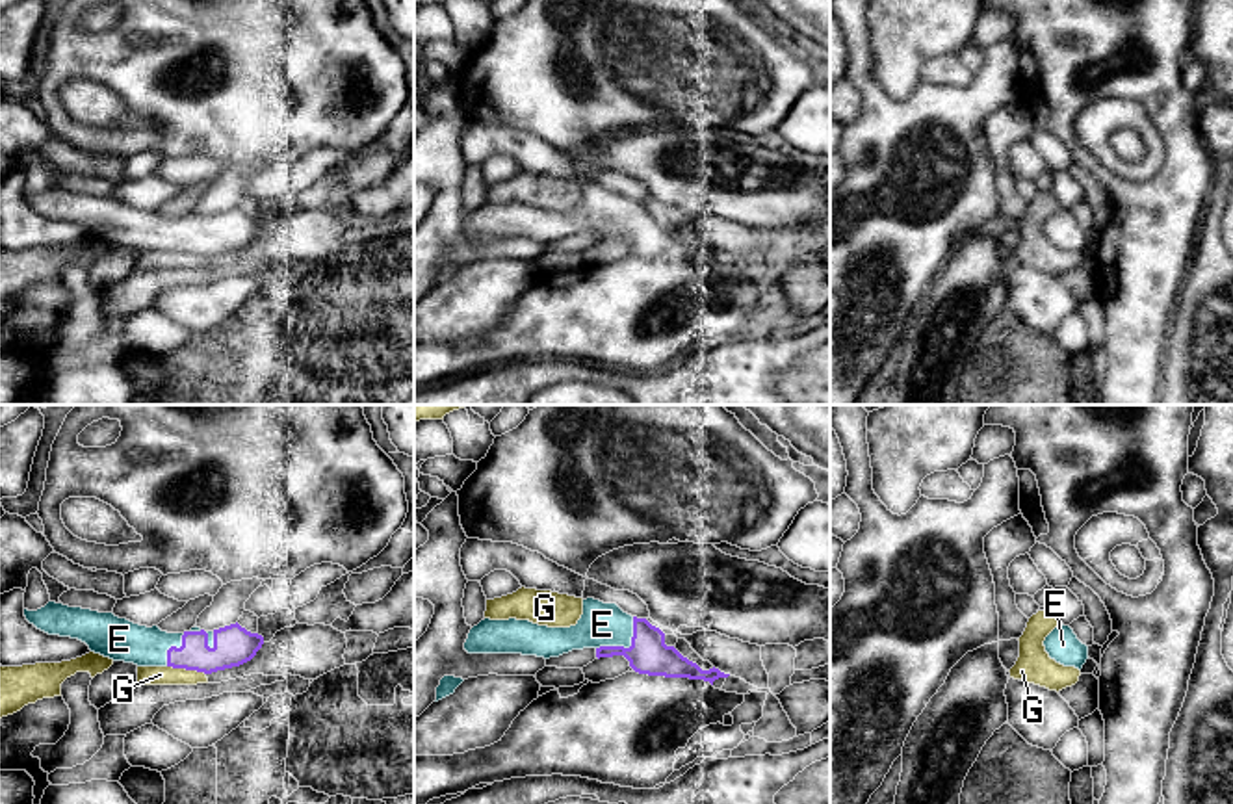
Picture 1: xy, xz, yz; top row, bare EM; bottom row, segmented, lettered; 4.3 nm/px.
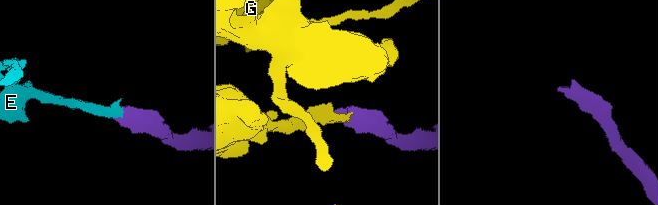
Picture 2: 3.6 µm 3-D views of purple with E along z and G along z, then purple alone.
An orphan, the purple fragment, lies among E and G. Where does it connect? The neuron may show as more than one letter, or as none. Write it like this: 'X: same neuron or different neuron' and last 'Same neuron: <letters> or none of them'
E: same neuron
G: different neuron
Same neuron: E

